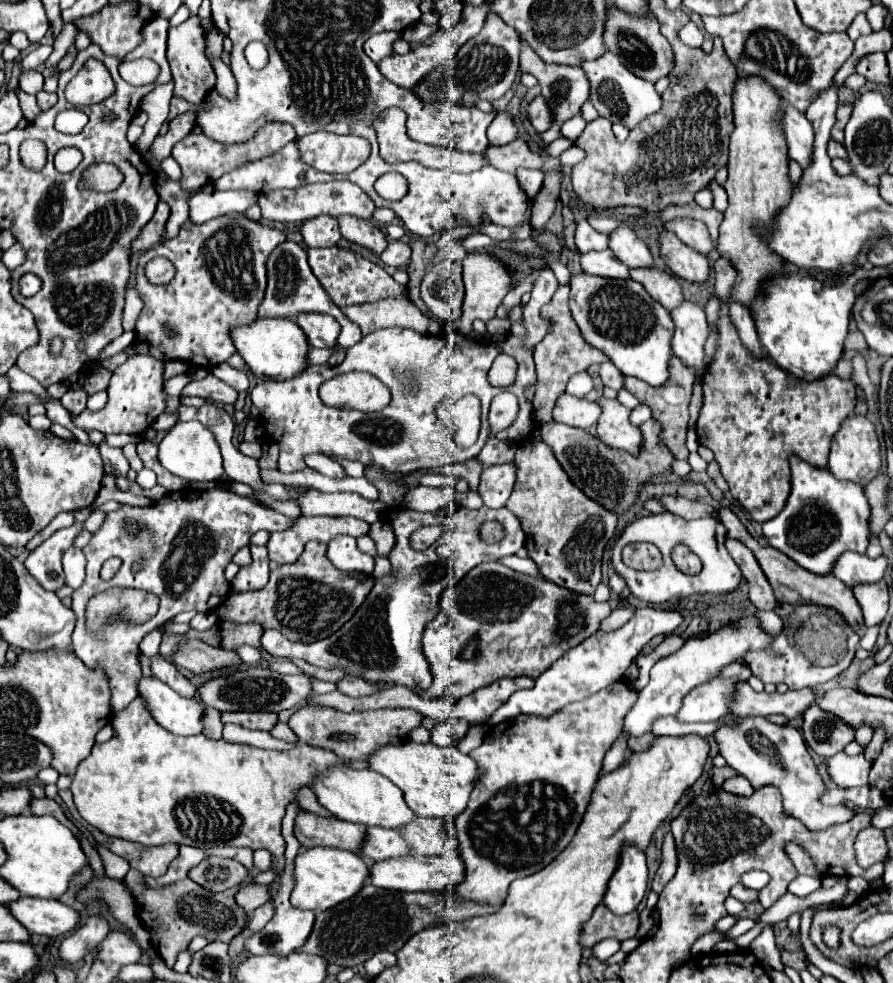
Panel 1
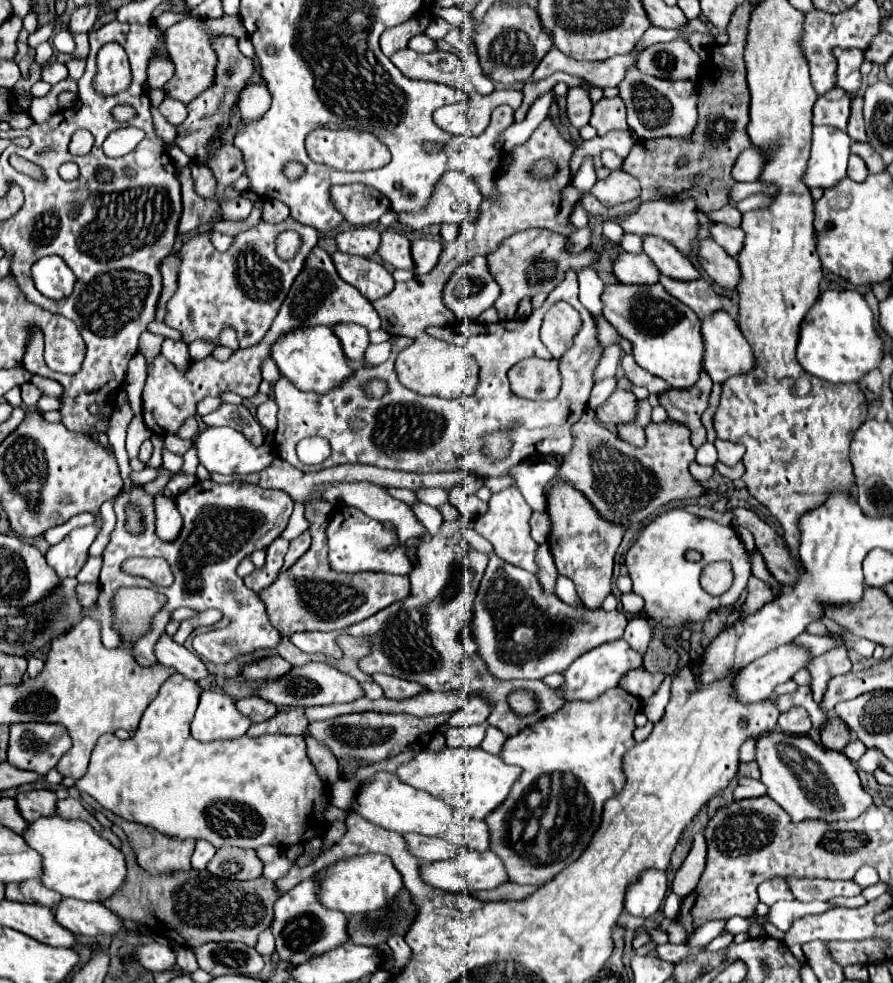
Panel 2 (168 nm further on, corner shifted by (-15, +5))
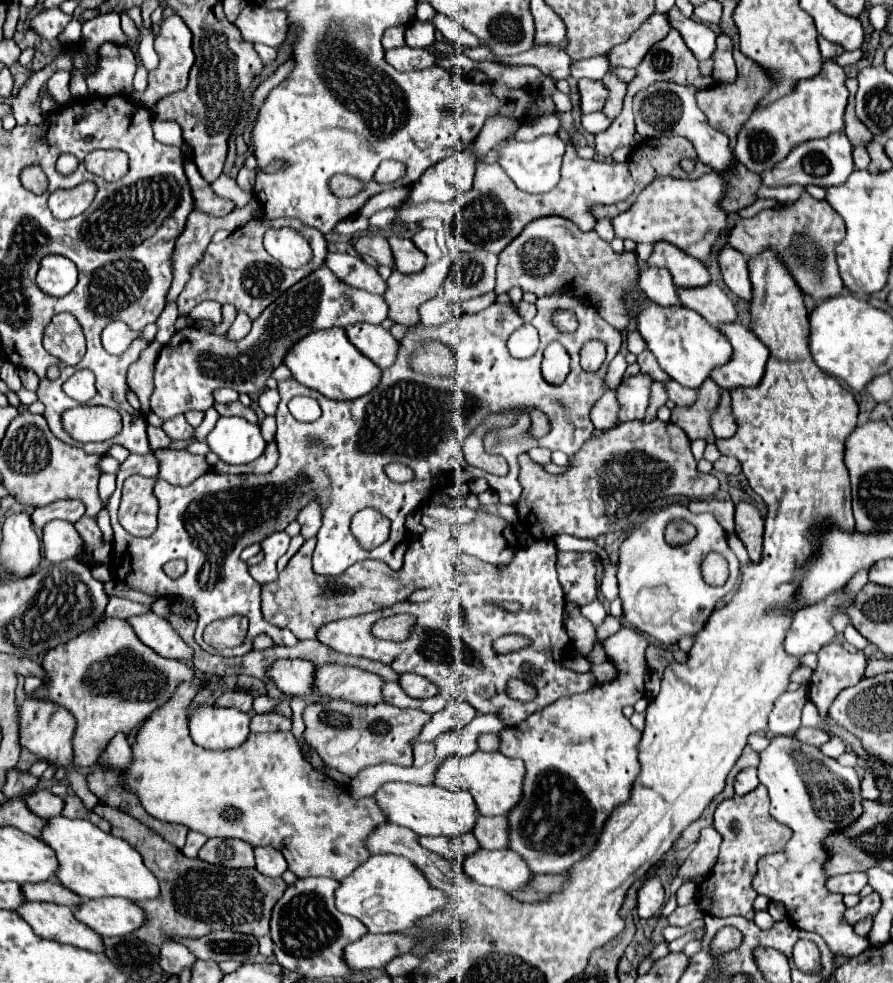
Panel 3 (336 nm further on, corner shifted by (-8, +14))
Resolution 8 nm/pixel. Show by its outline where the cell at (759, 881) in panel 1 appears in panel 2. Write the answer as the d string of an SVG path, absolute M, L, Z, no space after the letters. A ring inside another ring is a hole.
M786 877L790 891L794 893L796 901L828 901L832 897L854 897L860 895L862 889L854 881L830 881L830 879L808 879L808 877Z

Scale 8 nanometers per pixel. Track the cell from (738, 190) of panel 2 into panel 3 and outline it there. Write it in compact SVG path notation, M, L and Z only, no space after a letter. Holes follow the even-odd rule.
M835 132L833 136L827 136L825 140L811 140L805 144L799 144L797 148L793 148L793 152L781 160L781 164L777 164L773 170L763 172L763 184L765 186L781 186L781 184L801 184L801 186L821 186L821 188L829 188L829 186L841 186L849 174L855 170L853 158L851 158L853 146L847 138L845 132Z

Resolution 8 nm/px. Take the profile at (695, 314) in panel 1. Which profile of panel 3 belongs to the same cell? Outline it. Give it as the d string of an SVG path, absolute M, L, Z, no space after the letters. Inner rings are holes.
M739 322L719 326L719 330L729 336L733 346L733 360L725 364L725 368L717 368L711 378L727 392L739 388L755 388L765 374L769 348Z

